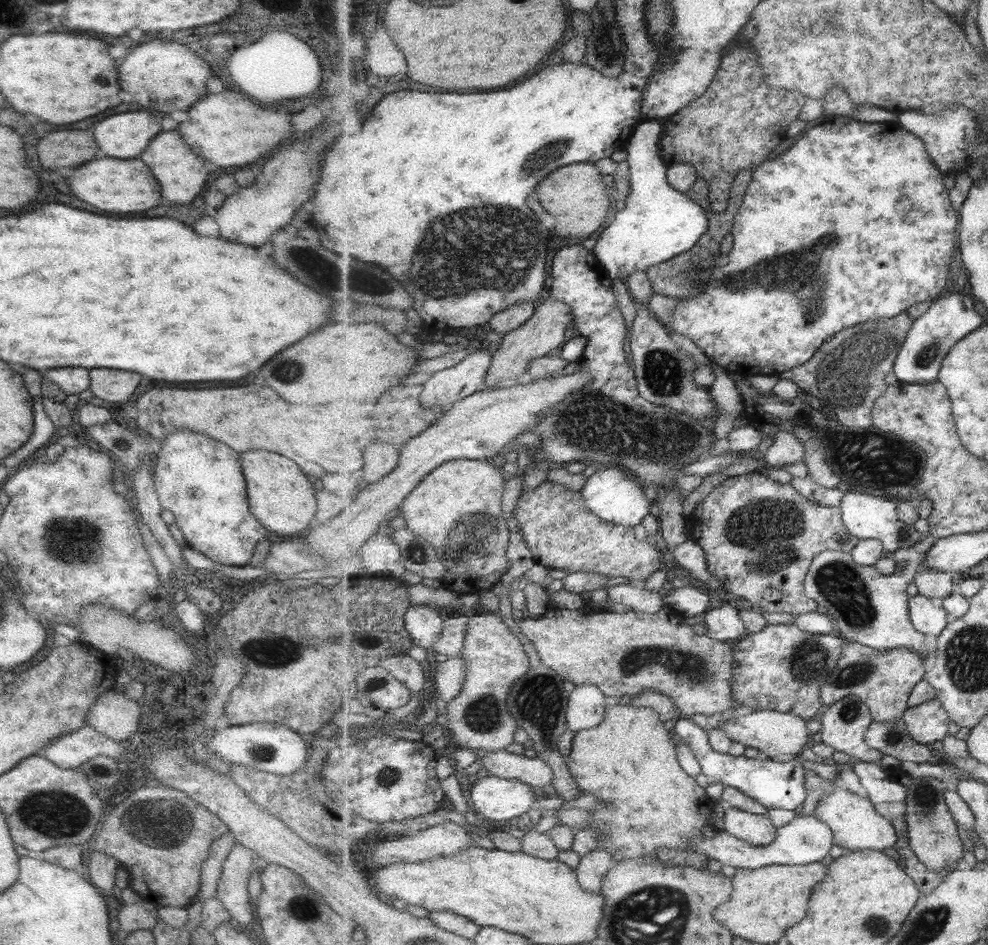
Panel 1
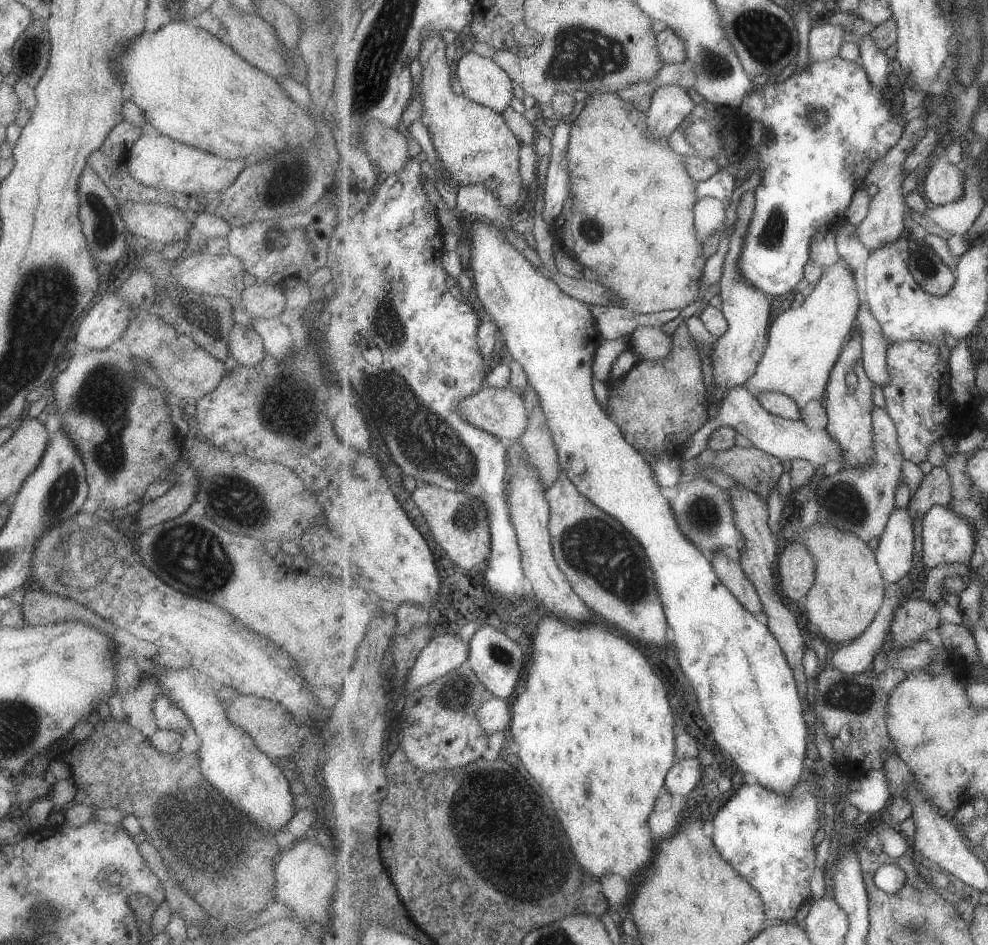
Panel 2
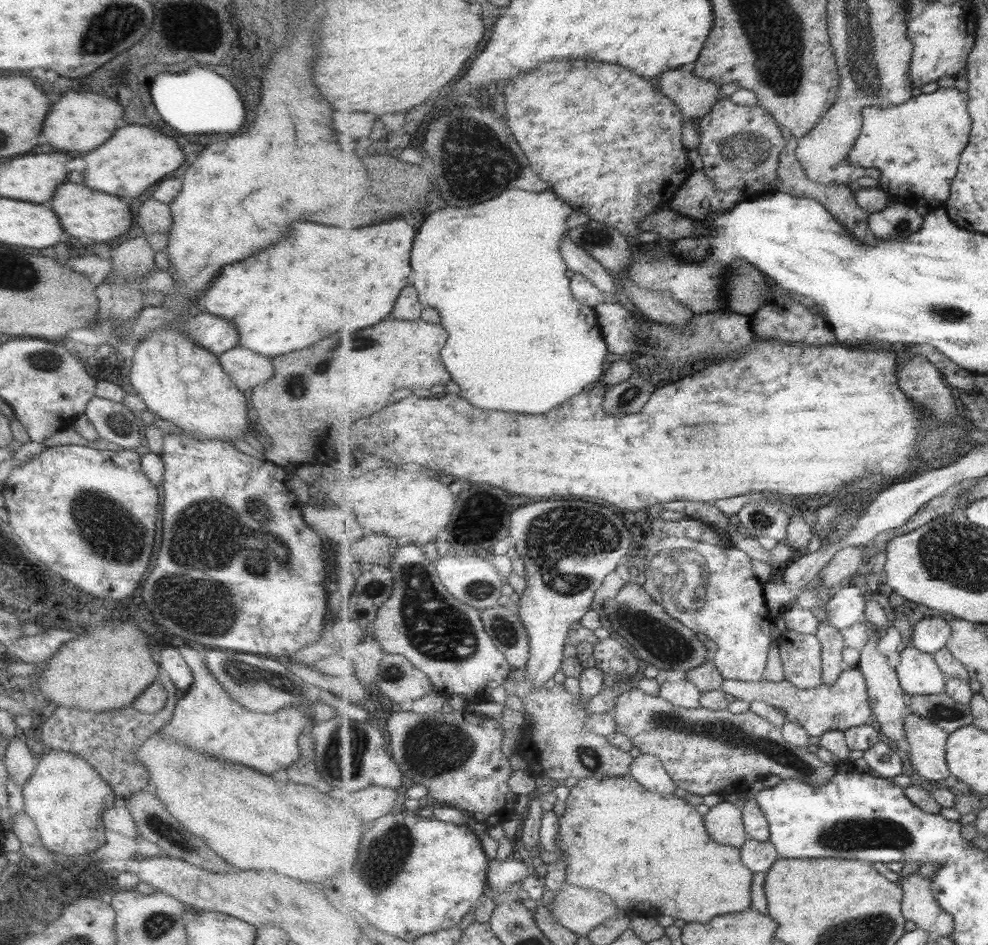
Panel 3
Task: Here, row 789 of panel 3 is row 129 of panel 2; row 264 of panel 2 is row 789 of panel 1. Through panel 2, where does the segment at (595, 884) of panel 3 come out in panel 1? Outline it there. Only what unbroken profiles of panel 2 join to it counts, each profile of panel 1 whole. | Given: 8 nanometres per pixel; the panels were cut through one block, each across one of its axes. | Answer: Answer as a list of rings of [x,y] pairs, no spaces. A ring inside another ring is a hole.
[[[611,700],[600,725],[576,732],[571,755],[567,760],[570,771],[583,792],[589,792],[607,804],[606,808],[590,809],[594,818],[590,818],[587,829],[606,834],[607,837],[598,849],[614,854],[617,863],[645,856],[655,858],[659,846],[697,852],[692,846],[692,838],[703,835],[705,826],[711,825],[709,820],[715,808],[715,800],[708,796],[706,788],[697,784],[695,777],[683,770],[676,742],[653,707],[635,706],[631,703],[623,705]]]

